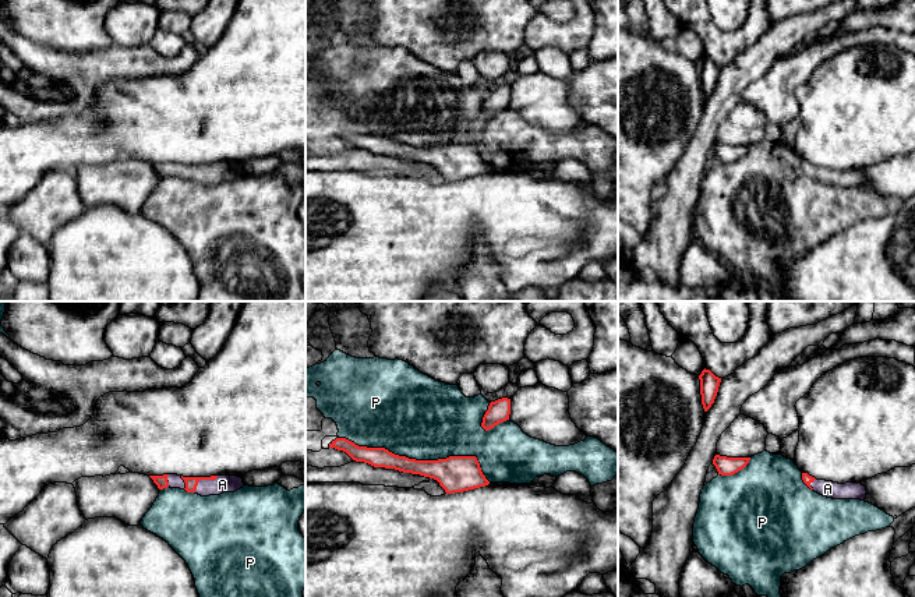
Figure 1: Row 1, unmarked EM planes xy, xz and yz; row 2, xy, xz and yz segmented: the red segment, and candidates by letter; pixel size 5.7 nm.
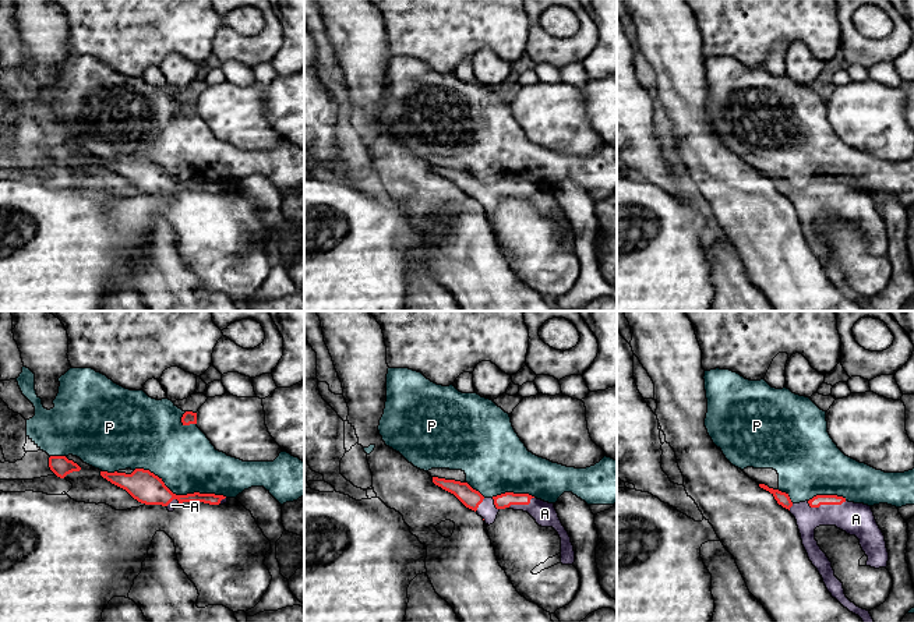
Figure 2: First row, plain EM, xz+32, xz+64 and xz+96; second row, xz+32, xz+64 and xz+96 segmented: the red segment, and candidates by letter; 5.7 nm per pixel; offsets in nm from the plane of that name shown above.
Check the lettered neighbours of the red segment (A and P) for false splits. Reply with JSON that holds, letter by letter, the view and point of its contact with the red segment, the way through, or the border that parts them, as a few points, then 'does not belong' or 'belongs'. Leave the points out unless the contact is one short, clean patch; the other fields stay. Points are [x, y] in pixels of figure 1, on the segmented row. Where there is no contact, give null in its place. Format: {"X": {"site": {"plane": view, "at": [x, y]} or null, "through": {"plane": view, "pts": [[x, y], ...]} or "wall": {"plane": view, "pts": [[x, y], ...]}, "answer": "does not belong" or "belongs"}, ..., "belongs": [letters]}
{"A": {"site": {"plane": "xy", "at": [202, 479]}, "answer": "belongs"}, "P": {"site": {"plane": "xz", "at": [420, 461]}, "answer": "does not belong"}, "belongs": ["A"]}

